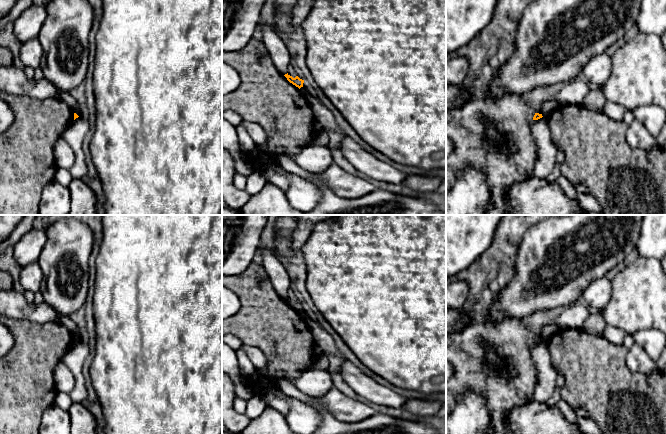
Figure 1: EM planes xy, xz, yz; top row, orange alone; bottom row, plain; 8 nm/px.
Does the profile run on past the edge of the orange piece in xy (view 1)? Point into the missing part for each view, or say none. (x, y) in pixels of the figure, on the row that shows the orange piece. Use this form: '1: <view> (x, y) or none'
1: none

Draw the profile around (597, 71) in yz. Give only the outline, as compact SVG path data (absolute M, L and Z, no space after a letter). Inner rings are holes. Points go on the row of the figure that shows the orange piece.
M602 53L592 57L583 67L582 74L588 83L603 87L609 79L612 60L609 55Z

